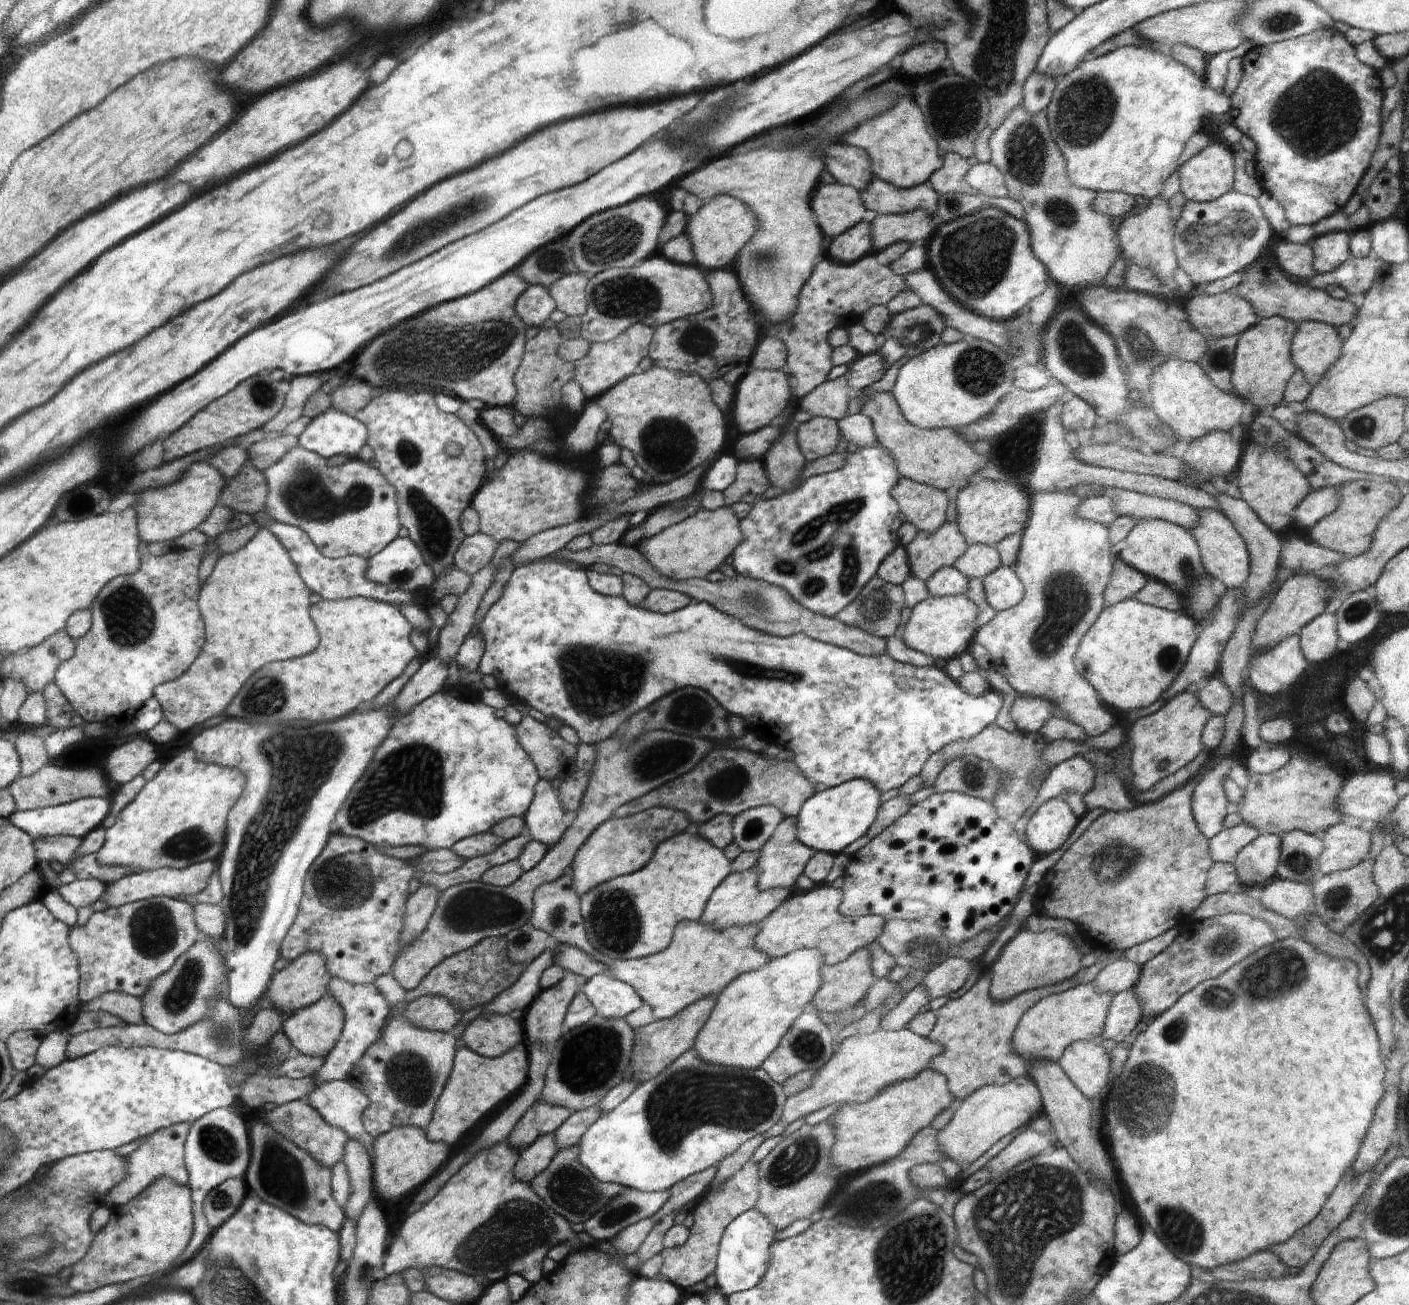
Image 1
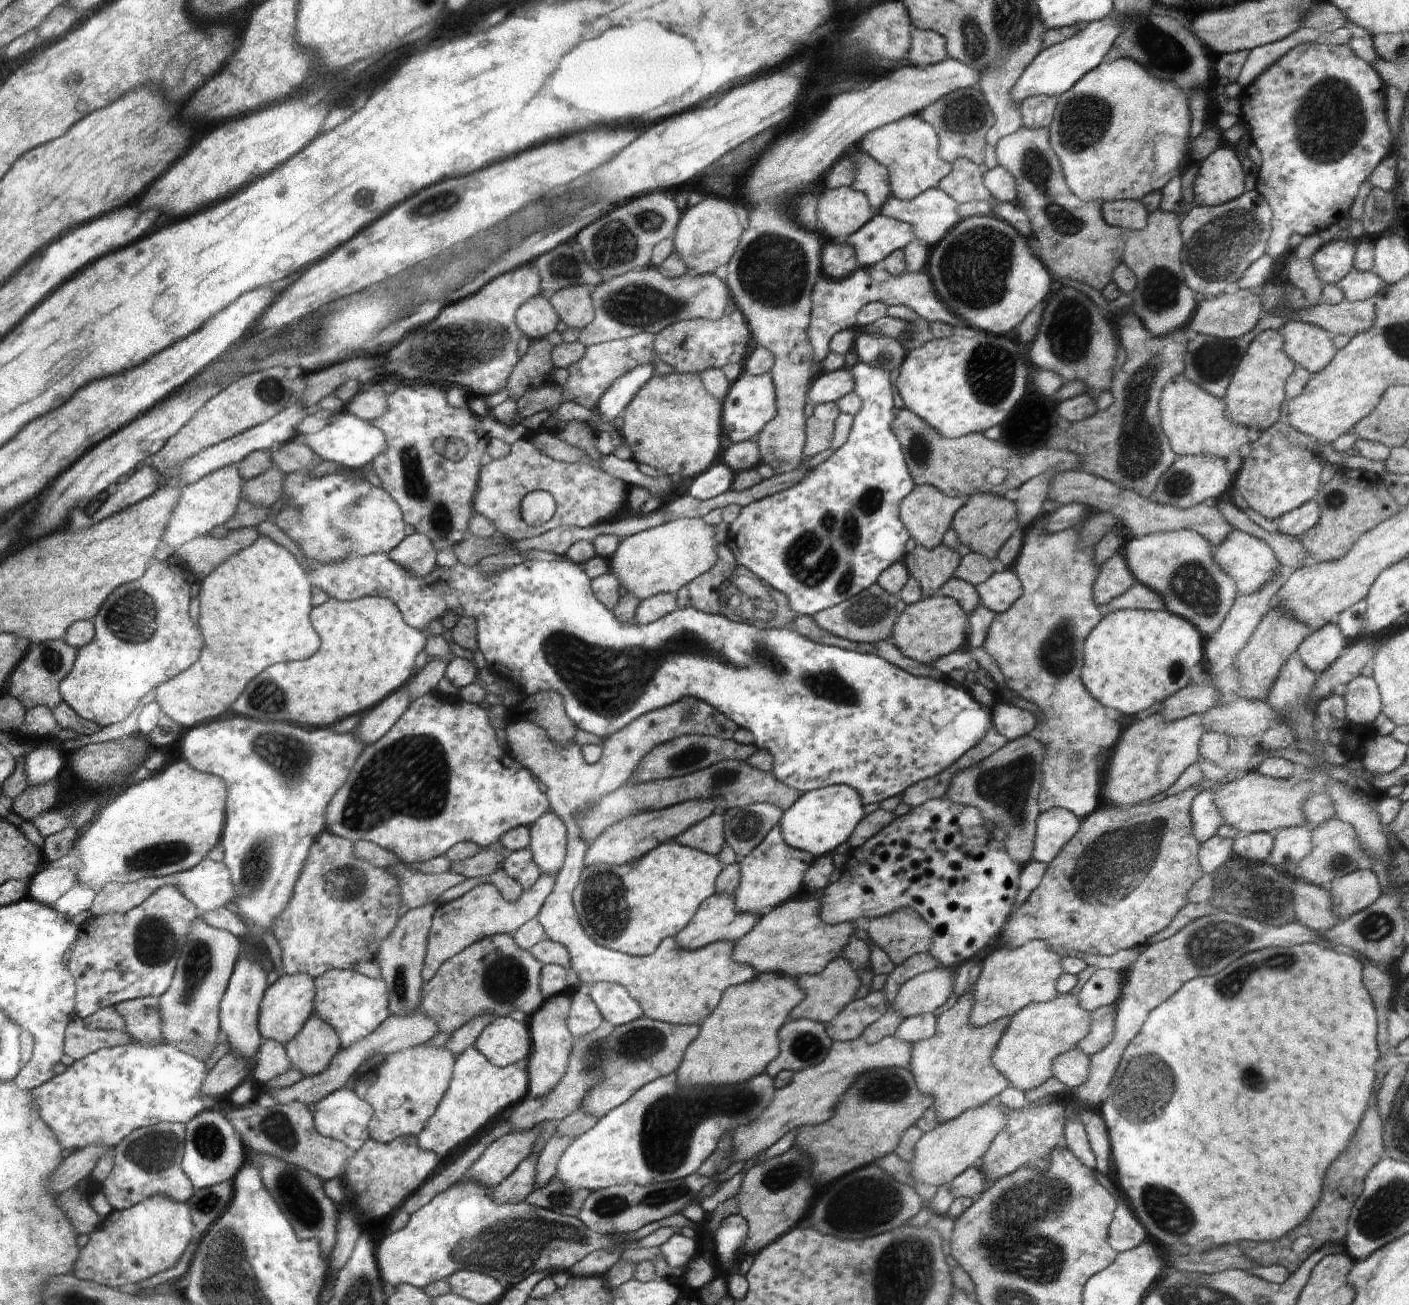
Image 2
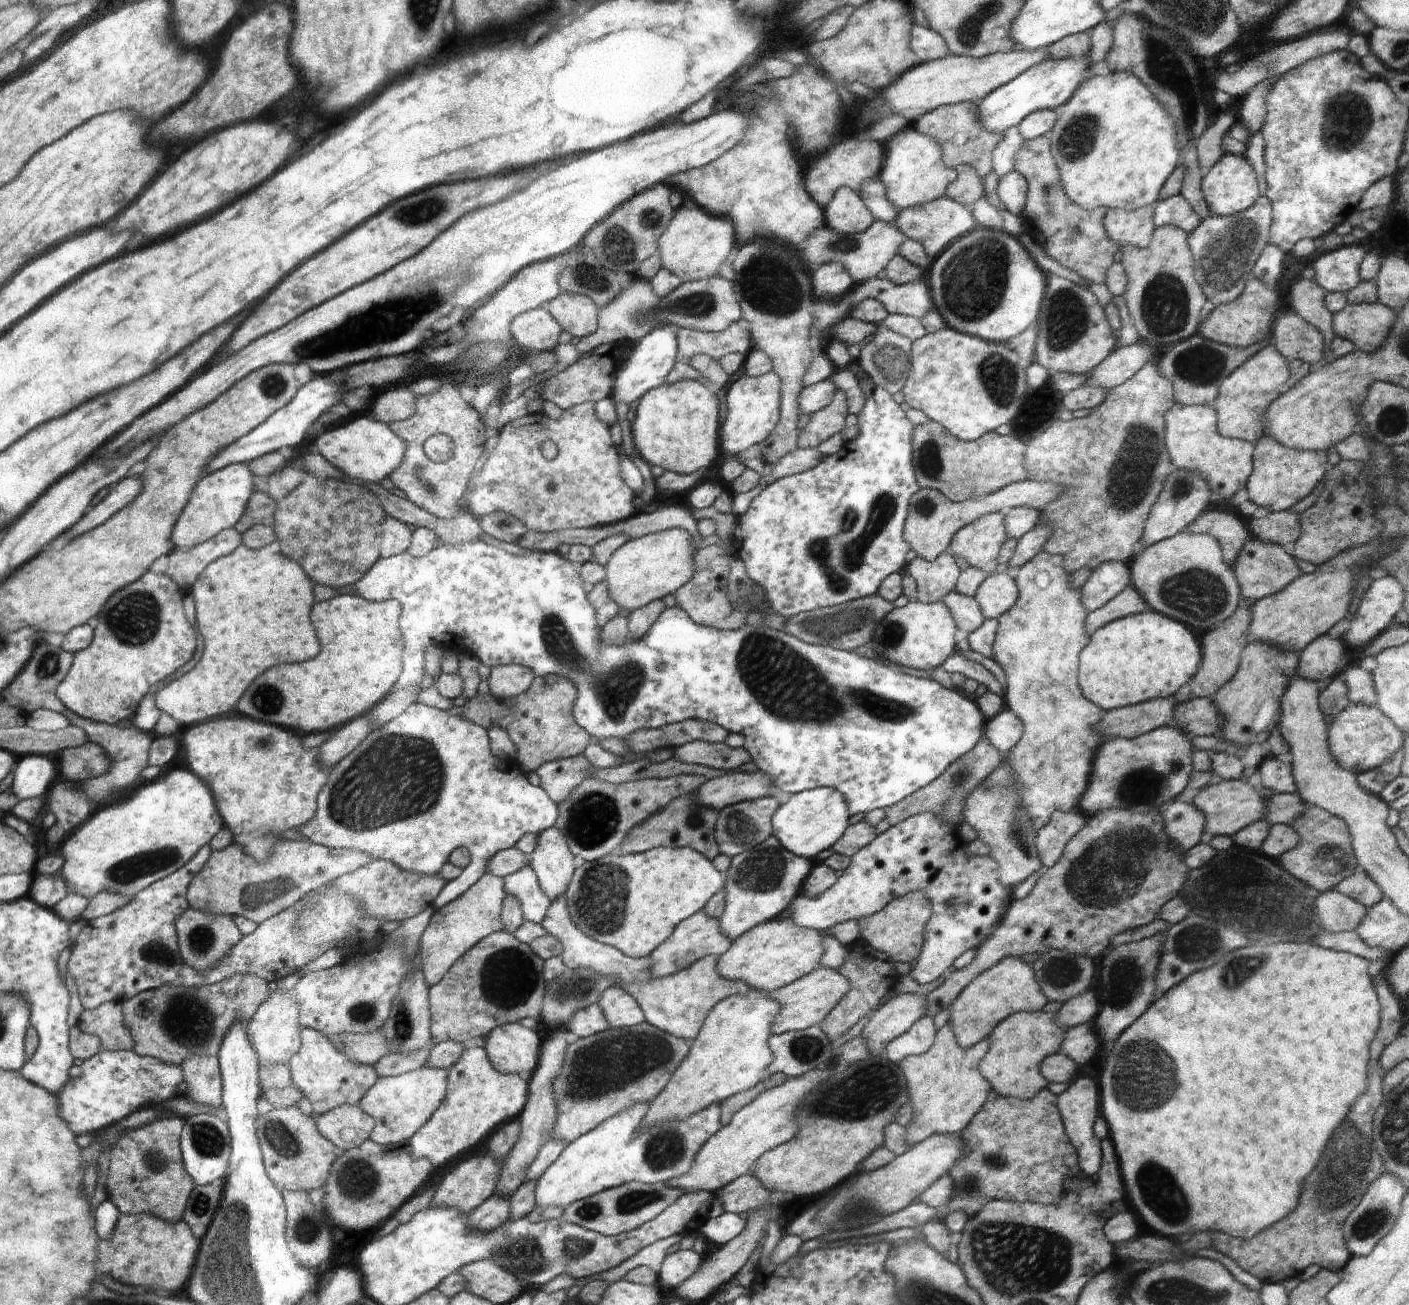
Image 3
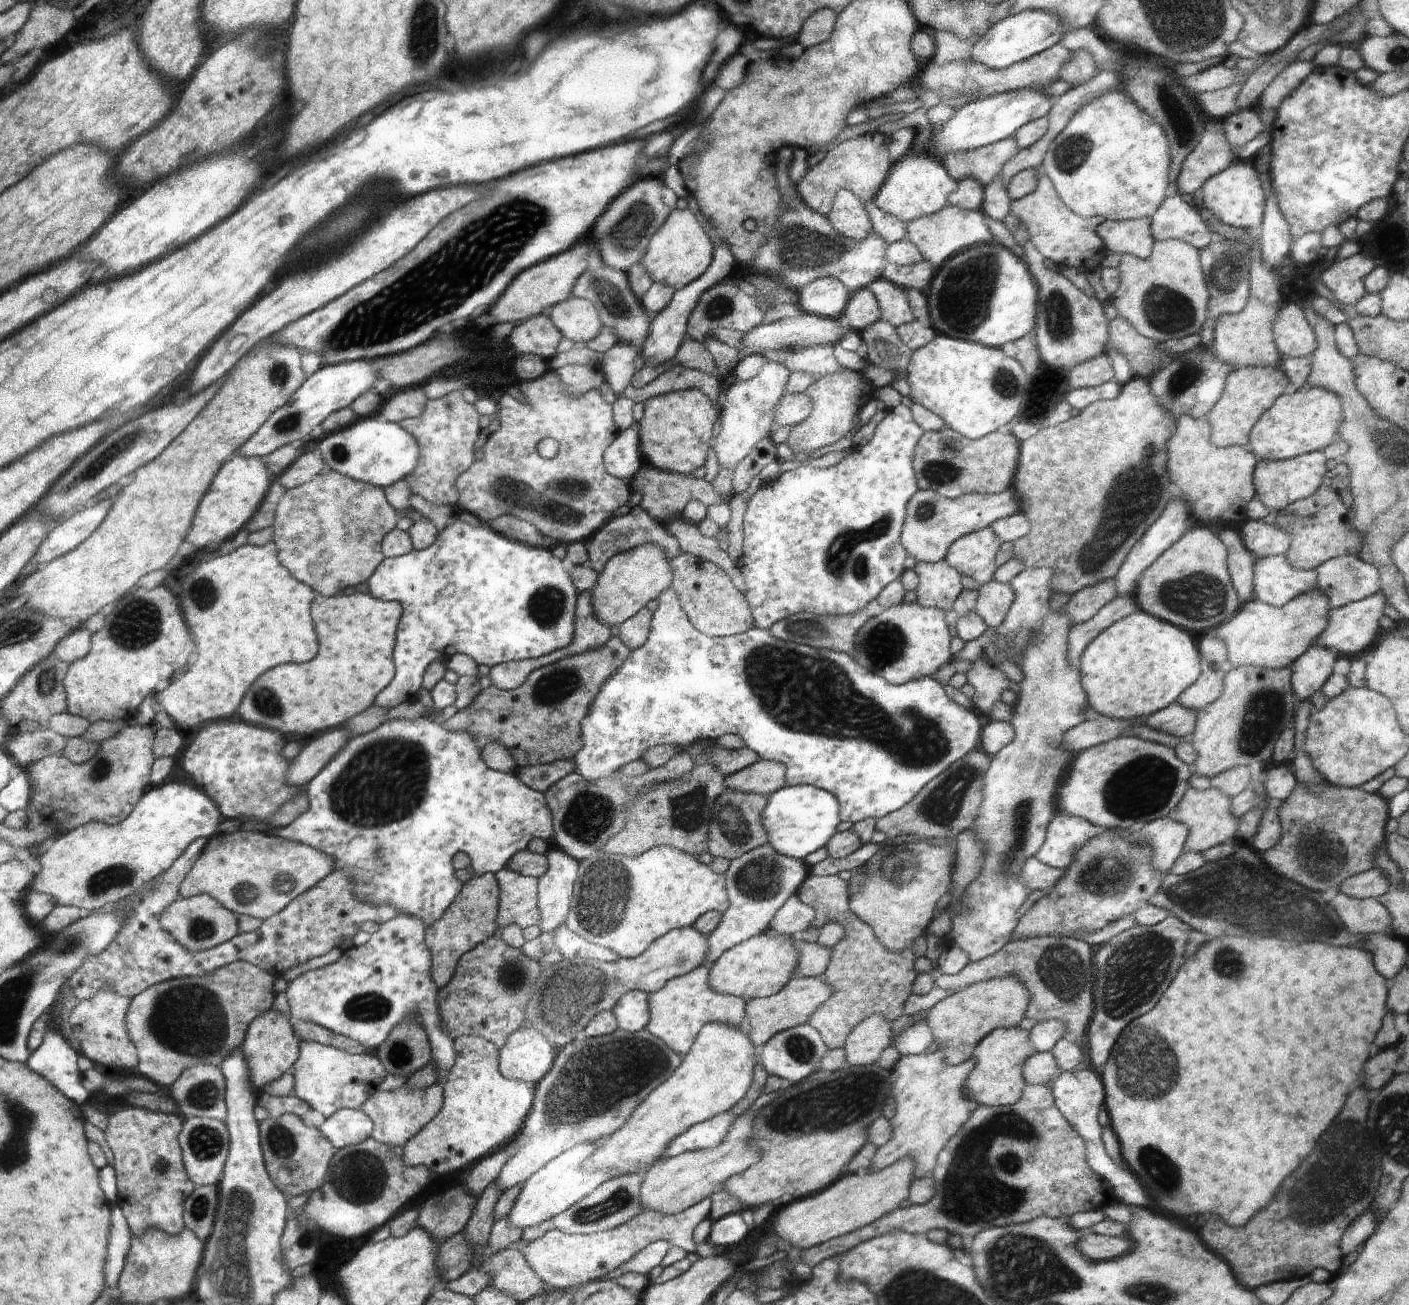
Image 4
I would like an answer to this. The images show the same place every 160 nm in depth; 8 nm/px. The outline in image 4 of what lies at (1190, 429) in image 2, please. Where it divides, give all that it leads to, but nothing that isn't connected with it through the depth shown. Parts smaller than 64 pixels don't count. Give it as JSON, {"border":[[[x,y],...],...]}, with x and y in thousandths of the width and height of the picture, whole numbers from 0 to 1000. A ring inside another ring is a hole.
{"border":[[[840,317],[835,320],[834,333],[828,340],[828,349],[831,367],[836,371],[837,377],[842,385],[847,402],[881,402],[886,398],[884,389],[891,381],[889,362],[893,352],[886,343],[874,341],[867,343],[861,341],[857,320]]]}

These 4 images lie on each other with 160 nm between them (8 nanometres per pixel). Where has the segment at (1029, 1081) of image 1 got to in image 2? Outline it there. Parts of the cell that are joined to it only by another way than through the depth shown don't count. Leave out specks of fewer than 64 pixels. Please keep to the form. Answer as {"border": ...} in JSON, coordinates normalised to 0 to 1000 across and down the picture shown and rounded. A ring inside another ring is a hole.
{"border":[[[708,841],[690,848],[678,857],[667,861],[662,866],[655,868],[649,878],[647,891],[648,902],[652,907],[667,909],[683,900],[686,895],[696,890],[703,877],[716,860],[716,854],[710,848]]]}

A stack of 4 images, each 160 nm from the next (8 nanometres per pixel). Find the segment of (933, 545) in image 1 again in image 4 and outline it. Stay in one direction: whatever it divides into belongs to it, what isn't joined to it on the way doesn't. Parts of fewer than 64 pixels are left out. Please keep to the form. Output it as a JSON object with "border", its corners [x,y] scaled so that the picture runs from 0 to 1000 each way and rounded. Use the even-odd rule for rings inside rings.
{"border":[[[671,428],[666,431],[652,430],[648,435],[652,441],[651,462],[674,468],[684,451],[684,439],[679,438]]]}

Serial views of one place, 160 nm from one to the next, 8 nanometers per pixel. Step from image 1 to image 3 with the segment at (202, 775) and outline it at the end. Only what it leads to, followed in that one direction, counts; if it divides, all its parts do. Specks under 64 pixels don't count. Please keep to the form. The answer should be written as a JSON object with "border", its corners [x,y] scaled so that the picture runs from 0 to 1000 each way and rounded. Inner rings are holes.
{"border":[[[126,589],[119,595],[101,603],[87,615],[74,618],[62,628],[43,650],[43,654],[47,656],[47,661],[42,669],[49,676],[51,682],[63,689],[68,688],[74,683],[96,687],[110,676],[132,664],[155,641],[159,631],[160,628],[155,621],[150,605],[139,593]]]}

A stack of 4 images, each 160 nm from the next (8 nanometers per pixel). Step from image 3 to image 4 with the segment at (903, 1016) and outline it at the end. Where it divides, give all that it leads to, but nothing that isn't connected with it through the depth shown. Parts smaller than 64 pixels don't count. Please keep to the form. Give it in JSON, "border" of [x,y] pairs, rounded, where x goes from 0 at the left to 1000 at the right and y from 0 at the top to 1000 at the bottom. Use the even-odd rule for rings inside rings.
{"border":[[[619,778],[606,788],[598,800],[600,816],[621,815],[626,805],[634,799],[632,784],[627,778]]]}

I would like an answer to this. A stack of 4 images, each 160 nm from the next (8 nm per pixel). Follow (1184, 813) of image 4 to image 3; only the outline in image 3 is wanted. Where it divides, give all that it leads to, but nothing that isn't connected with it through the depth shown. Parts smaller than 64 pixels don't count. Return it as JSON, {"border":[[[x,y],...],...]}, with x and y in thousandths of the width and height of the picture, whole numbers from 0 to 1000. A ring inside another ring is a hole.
{"border":[[[883,596],[869,598],[848,606],[841,604],[837,608],[837,613],[847,615],[855,624],[856,631],[852,644],[853,646],[859,645],[861,641],[864,640],[876,641],[880,635],[886,631],[899,628],[901,619],[899,610],[896,610],[893,605],[891,605],[887,600],[883,599]]]}

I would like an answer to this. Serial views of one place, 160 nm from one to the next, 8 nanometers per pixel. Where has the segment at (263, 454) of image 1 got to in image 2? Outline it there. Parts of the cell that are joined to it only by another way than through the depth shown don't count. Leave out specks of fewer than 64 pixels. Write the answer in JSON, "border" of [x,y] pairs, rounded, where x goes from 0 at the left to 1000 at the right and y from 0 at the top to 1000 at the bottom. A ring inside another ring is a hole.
{"border":[[[209,333],[202,340],[192,345],[194,357],[203,364],[213,359],[221,359],[223,347],[219,343],[216,333]]]}

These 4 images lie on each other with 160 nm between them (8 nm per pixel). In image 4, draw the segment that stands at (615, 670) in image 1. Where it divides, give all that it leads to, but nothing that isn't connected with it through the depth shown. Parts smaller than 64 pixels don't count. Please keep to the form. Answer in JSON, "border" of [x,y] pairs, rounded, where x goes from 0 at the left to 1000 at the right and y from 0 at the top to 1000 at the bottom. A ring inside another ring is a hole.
{"border":[[[322,396],[322,398],[312,407],[311,412],[305,419],[300,421],[293,420],[291,423],[283,427],[275,427],[272,429],[268,437],[261,444],[261,452],[268,460],[282,460],[287,466],[284,478],[282,478],[282,490],[281,490],[281,497],[280,497],[281,518],[275,524],[275,530],[270,530],[270,536],[267,536],[268,541],[274,542],[275,544],[282,541],[285,538],[295,536],[297,529],[300,526],[300,518],[302,516],[303,512],[311,505],[317,507],[322,501],[326,500],[334,503],[339,510],[344,509],[344,510],[349,512],[362,507],[371,507],[390,502],[391,500],[397,499],[406,493],[408,487],[408,464],[412,454],[409,452],[407,444],[405,444],[405,440],[399,435],[399,431],[395,426],[392,426],[390,421],[378,419],[371,415],[361,413],[348,405],[346,402],[344,402],[342,405],[337,405]],[[476,451],[468,457],[468,464],[466,466],[462,475],[462,484],[458,492],[452,497],[448,498],[443,509],[440,510],[425,527],[417,547],[413,553],[413,565],[414,573],[410,576],[407,583],[408,592],[417,598],[425,597],[438,590],[439,587],[453,582],[460,572],[466,571],[477,571],[478,574],[491,575],[495,570],[507,569],[512,564],[524,564],[527,566],[529,572],[539,577],[539,582],[555,585],[558,589],[559,602],[578,602],[590,607],[597,616],[596,624],[600,629],[605,631],[614,627],[626,628],[632,622],[637,621],[647,615],[650,609],[657,603],[661,597],[669,593],[678,585],[690,575],[691,570],[694,572],[696,567],[696,552],[691,549],[690,544],[677,538],[669,528],[669,525],[661,519],[654,519],[645,521],[644,523],[635,525],[630,523],[627,519],[617,515],[606,506],[602,500],[589,497],[580,497],[568,493],[562,493],[549,487],[546,482],[534,480],[529,484],[516,488],[505,488],[498,485],[490,477],[490,473],[485,468],[482,457]]]}

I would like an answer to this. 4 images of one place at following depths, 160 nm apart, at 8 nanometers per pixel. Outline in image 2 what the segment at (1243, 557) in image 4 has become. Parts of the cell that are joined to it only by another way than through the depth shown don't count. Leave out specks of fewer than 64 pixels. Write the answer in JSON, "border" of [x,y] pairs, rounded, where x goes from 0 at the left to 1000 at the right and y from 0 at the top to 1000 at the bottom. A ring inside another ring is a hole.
{"border":[[[767,360],[751,362],[743,382],[752,385],[754,387],[759,385],[774,387],[781,393],[789,394],[796,402],[796,405],[801,408],[802,411],[810,411],[823,407],[843,405],[852,409],[862,419],[875,405],[864,390],[861,383],[857,382],[842,390],[838,390],[825,386],[817,381],[813,381],[805,375],[794,373],[794,371],[789,370],[781,364]]]}

